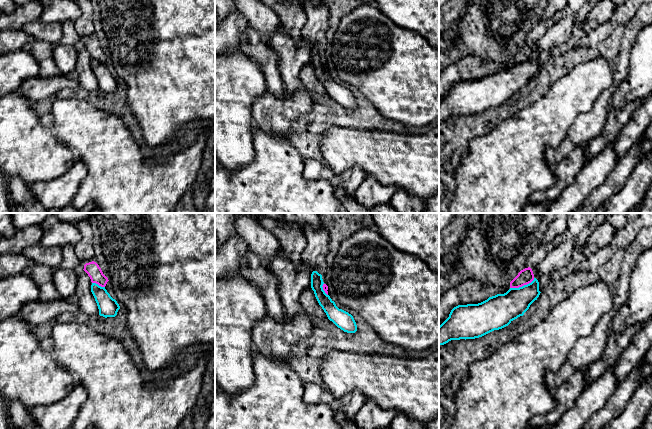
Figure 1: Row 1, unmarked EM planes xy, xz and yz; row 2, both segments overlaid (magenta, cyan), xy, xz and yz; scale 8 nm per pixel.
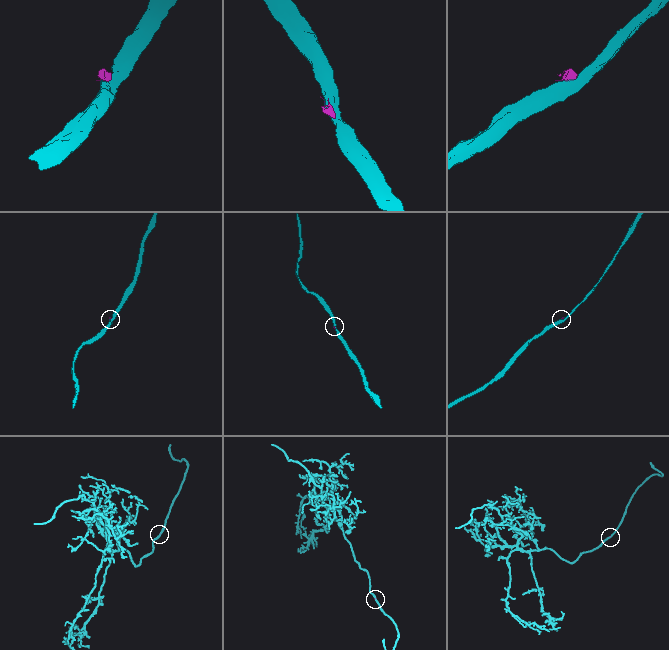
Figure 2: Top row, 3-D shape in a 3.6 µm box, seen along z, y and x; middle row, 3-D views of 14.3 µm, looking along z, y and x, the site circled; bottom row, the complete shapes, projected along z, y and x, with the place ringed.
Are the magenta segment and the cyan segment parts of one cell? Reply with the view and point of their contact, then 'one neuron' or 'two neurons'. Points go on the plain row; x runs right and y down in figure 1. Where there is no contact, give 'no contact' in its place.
meets magenta in yz at (522, 61); two neurons

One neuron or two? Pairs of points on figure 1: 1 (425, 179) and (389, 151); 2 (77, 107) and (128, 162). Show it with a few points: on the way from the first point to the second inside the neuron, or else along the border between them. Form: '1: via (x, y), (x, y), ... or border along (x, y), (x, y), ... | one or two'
1: via (416, 170), (407, 161), (398, 160) | one
2: via (87, 121), (114, 148) | one

